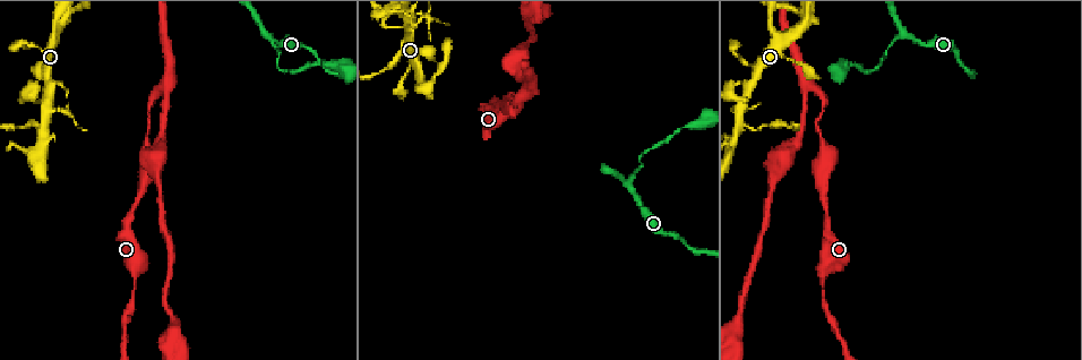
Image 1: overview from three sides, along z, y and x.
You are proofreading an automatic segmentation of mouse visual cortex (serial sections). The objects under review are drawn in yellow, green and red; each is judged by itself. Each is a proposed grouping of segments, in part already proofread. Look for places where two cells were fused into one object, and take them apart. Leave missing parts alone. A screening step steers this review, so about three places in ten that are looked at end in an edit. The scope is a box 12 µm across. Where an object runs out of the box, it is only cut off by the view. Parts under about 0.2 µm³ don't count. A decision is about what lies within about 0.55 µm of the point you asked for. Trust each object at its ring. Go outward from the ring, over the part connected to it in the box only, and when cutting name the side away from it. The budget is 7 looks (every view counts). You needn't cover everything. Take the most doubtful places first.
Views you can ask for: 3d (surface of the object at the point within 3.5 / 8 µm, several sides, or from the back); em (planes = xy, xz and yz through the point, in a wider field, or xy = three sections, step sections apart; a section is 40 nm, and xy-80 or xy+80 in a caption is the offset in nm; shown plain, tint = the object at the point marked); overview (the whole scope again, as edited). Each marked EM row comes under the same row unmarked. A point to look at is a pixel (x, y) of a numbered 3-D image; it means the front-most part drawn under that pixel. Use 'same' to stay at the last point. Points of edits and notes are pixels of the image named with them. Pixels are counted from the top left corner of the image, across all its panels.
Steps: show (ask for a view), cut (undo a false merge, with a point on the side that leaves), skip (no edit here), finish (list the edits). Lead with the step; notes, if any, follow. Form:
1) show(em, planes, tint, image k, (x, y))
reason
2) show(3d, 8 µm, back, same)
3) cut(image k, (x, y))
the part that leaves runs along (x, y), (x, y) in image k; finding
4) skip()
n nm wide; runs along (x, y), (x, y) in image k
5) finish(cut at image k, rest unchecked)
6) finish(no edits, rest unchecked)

show(3d, 3.5 µm, image 1, (744, 95))
thin neck

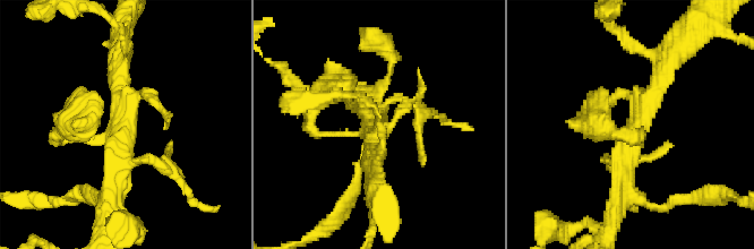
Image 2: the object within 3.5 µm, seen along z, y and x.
show(em, xy, step 3, tint, image 2, (121, 131))
now the EM

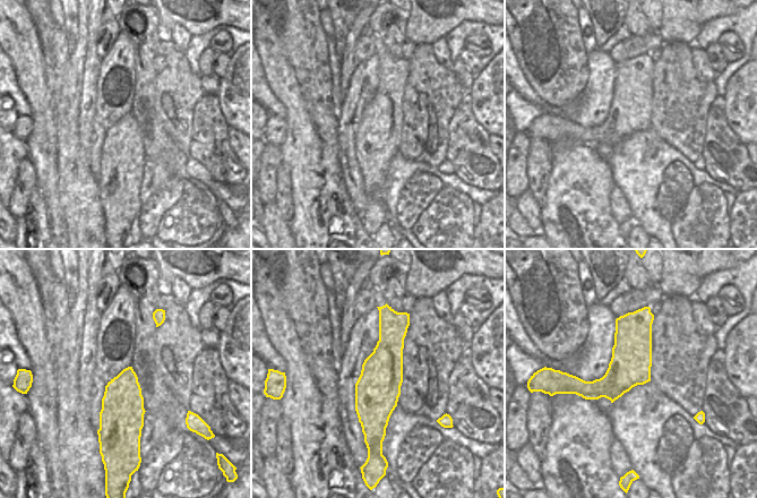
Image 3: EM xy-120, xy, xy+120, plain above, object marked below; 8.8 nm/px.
skip()
runs along (387, 317), (387, 359), (369, 435) in image 3; all the same cell

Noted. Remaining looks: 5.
show(3d, 3.5 µm, image 1, (640, 165))
sharp bend

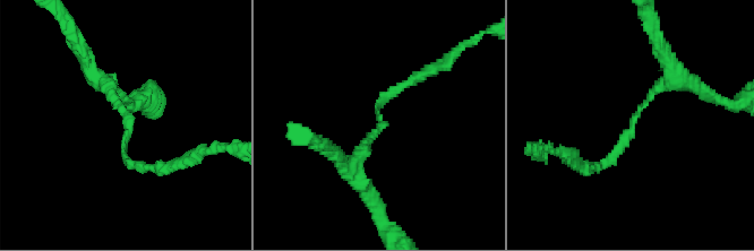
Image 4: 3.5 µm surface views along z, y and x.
show(em, xy, step 1, tint, image 4, (127, 116))
arms of 150, 250 nm; shape alone is not enough

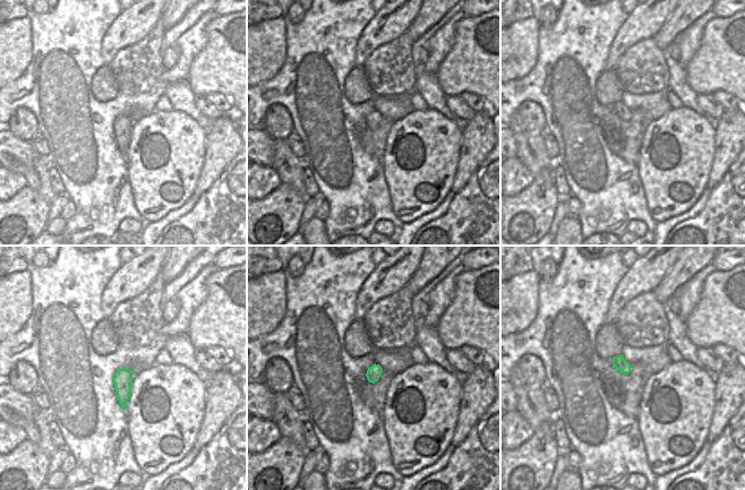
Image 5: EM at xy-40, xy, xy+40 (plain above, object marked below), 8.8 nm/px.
skip()
one cell here

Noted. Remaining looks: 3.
show(3d, 3.5 µm, image 1, (528, 89))
a fork

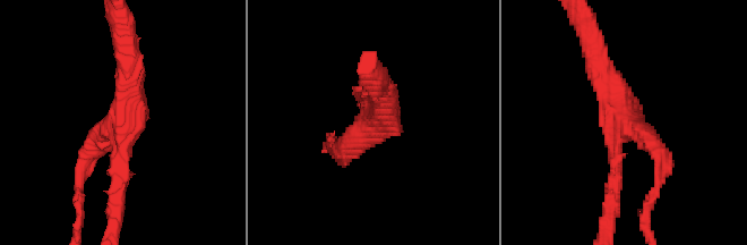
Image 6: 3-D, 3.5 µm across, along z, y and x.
show(em, xy, step 5, tint, image 6, (621, 127))
3 arms; arms of 150, 250, 400 nm; now the EM

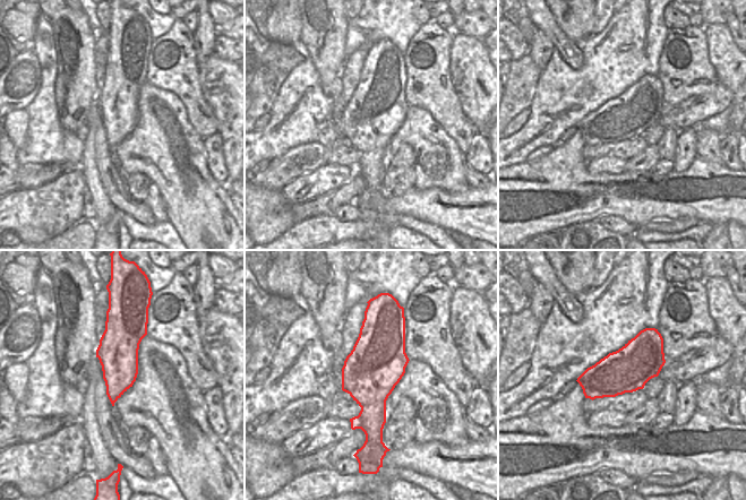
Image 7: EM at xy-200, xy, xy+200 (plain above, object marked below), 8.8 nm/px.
show(em, xy, step 2, tint, same)

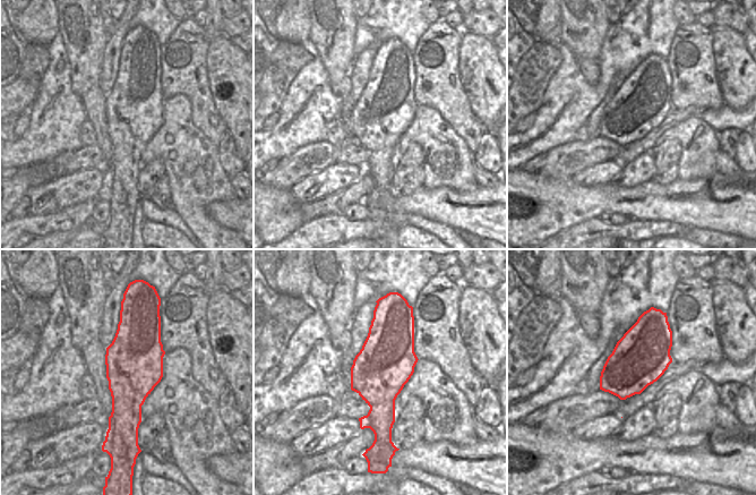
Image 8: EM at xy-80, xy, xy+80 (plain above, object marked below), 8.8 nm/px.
skip()
runs along (334, 152), (366, 128), (369, 106) in image 6; all the same cell

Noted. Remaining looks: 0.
finish(no edits, rest unchecked)

